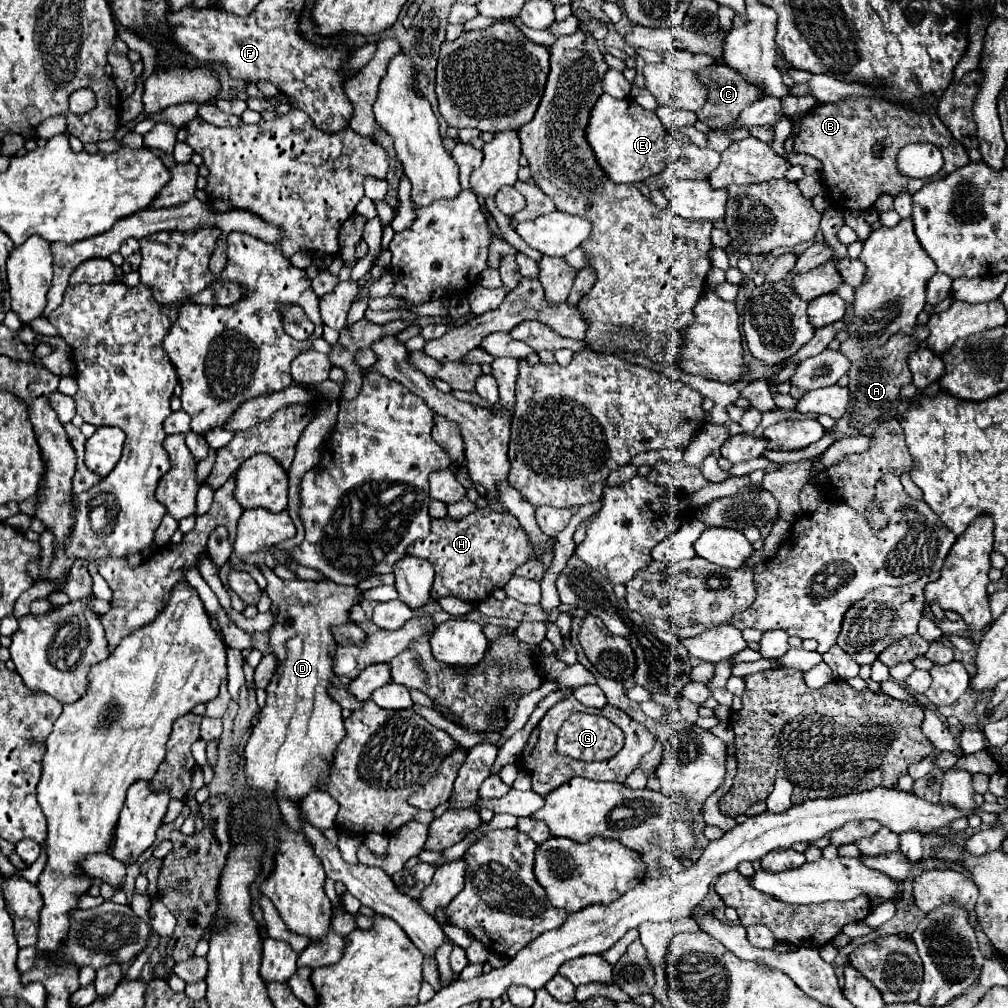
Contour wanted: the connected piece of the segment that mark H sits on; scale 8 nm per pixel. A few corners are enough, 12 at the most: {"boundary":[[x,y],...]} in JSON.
{"boundary":[[476,509],[432,519],[408,555],[434,599],[468,603],[536,557],[518,519]]}

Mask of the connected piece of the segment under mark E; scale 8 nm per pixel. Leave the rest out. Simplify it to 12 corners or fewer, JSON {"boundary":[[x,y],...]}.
{"boundary":[[602,95],[588,143],[614,183],[674,163],[668,129],[632,97]]}

